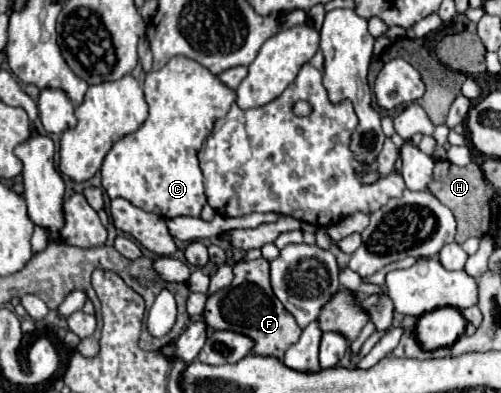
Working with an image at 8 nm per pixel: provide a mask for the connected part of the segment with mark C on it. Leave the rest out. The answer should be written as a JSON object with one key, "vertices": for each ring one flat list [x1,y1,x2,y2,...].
{"vertices":[[172,57,162,69,146,75,144,97,150,107,148,119,138,131,112,145,102,165,102,187,110,199,122,197,134,207,164,219,180,215,200,217,206,195,196,153,210,135,214,121,230,111,230,105,236,101,236,91,222,85,198,61]]}

